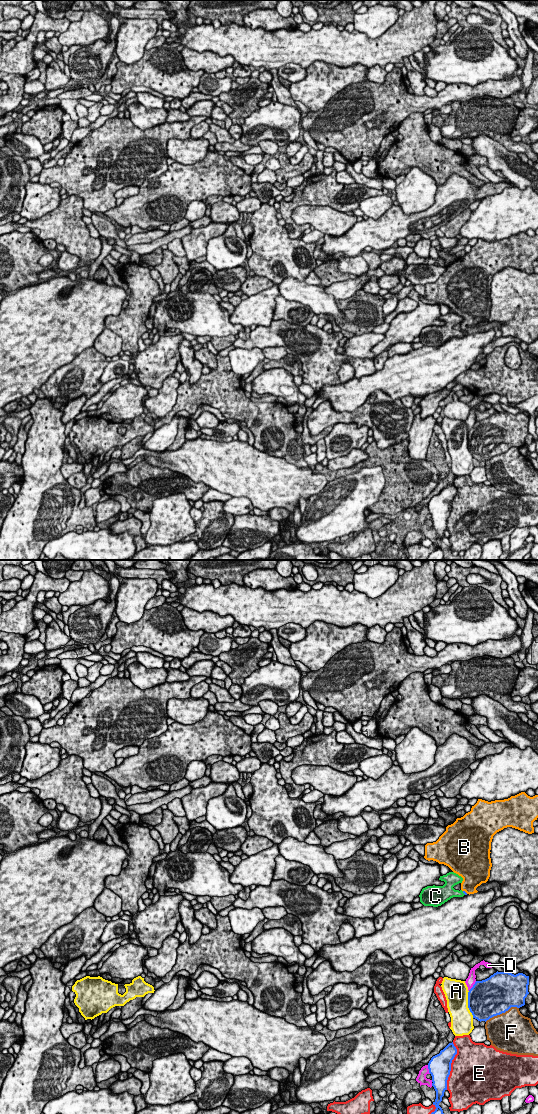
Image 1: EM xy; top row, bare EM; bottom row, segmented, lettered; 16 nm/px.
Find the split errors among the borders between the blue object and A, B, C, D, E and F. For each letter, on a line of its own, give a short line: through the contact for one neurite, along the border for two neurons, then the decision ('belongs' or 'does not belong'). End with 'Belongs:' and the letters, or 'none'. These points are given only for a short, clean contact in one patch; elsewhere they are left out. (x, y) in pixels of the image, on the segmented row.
A: does not belong
B: line xy (463, 890), (467, 893); does not belong
C: line xy (462, 891), (465, 894); does not belong
D: does not belong
E: does not belong
F: does not belong
Belongs: none

